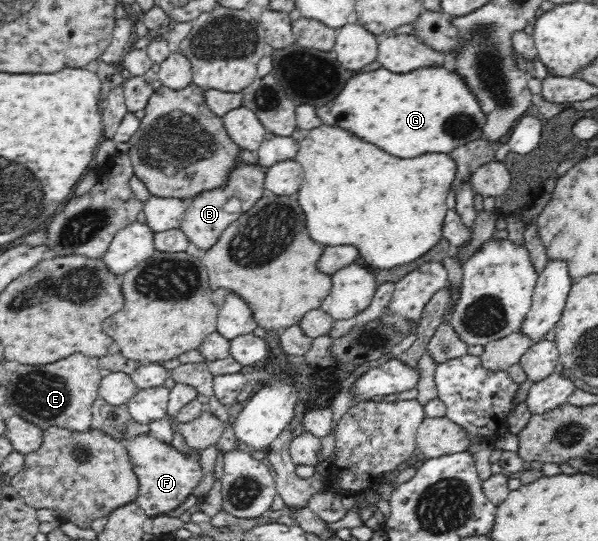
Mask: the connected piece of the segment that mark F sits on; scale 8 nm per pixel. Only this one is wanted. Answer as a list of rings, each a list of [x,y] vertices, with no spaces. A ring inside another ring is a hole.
[[[151,433],[139,434],[126,445],[133,471],[139,480],[139,491],[135,499],[138,506],[150,518],[179,509],[179,505],[191,495],[191,491],[201,479],[201,464],[197,451],[193,450],[192,456],[181,454],[172,444],[161,442]]]

